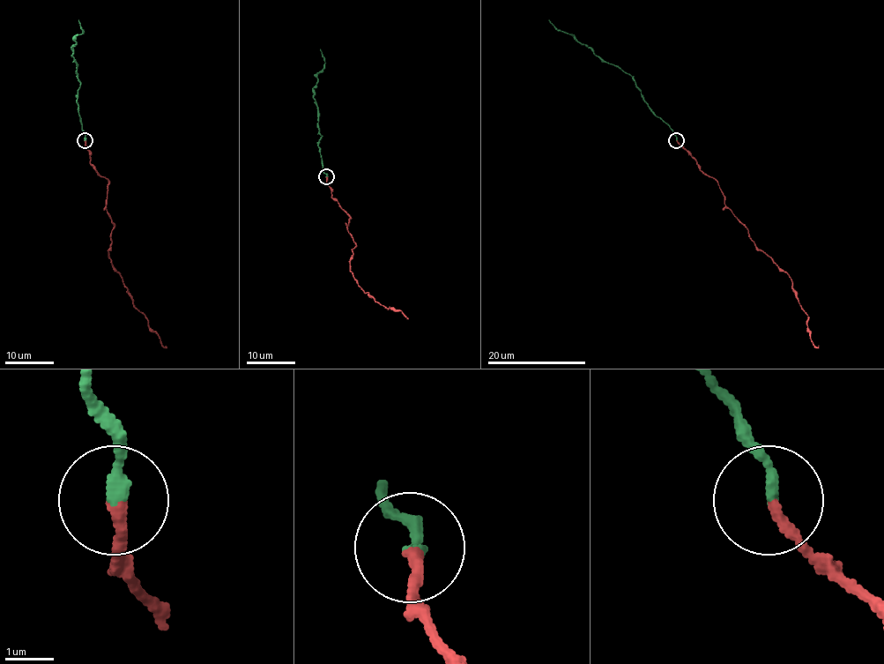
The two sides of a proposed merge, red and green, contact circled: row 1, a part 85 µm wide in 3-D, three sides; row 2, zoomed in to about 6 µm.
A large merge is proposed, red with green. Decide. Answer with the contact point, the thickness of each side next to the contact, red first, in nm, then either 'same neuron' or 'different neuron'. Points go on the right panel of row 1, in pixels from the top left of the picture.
place (676, 140); calibres 220 and 280 nm; same neuron

